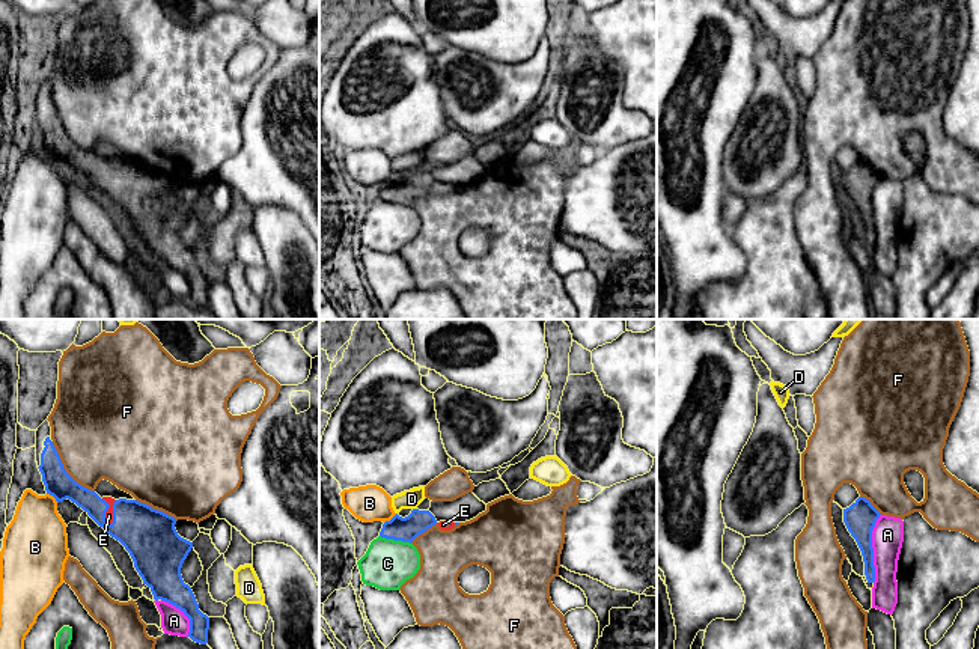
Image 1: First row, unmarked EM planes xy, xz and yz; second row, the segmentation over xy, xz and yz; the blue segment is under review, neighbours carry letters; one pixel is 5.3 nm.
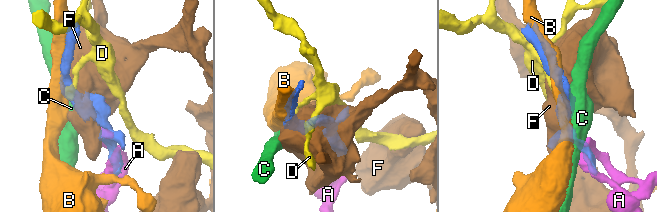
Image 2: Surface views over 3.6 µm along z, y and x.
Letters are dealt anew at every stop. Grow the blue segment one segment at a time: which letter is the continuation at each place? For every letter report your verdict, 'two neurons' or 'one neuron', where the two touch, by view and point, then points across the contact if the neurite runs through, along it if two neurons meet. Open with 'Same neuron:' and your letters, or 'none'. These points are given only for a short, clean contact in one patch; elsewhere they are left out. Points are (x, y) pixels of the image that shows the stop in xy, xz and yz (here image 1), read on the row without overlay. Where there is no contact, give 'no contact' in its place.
Same neuron: E
A: two neurons; meets blue in yz at (872, 211)
B: two neurons; meets blue in xy at (53, 158)
C: two neurons; meets blue in xz at (395, 202)
D: two neurons; meets blue in xz at (414, 172); border along xz (413, 170), (416, 172)
E: one neuron; meets blue in xy at (113, 173); runs through xy (149, 199), (113, 173), (109, 178)
F: two neurons; meets blue in xy at (65, 133)

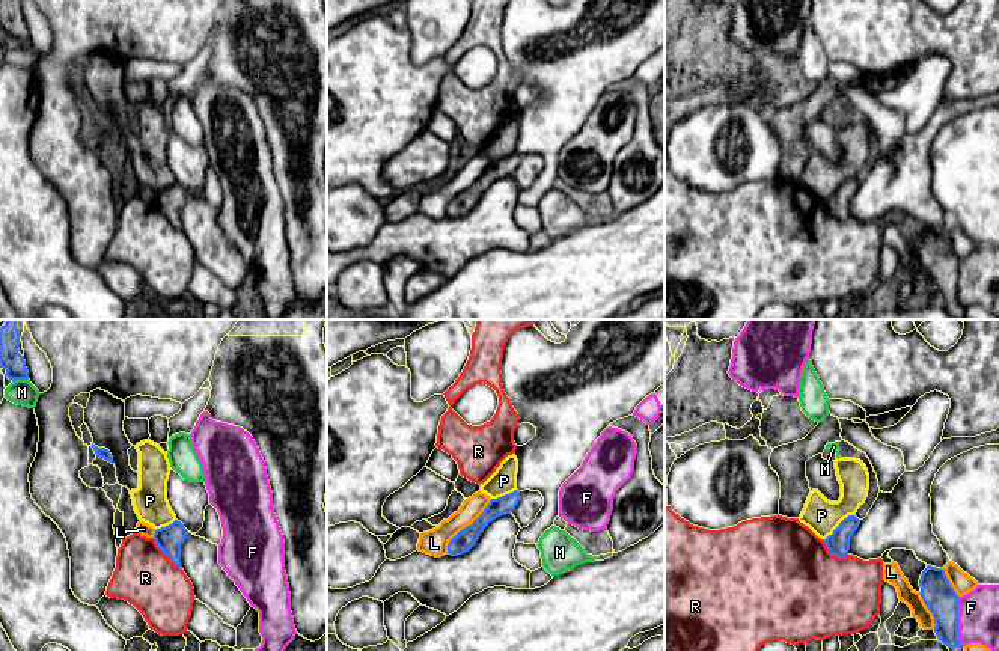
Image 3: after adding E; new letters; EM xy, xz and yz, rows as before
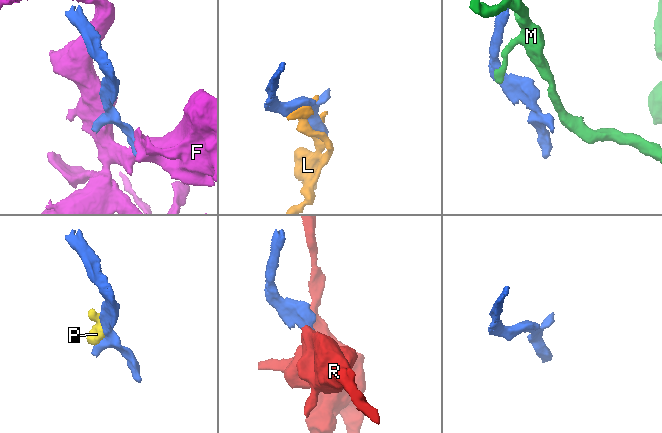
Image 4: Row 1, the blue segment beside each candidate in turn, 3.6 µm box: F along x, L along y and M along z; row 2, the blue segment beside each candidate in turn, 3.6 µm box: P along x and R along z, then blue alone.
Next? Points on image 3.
Same neuron: none
F: two neurons; meets blue in yz at (957, 284); border along yz (957, 259), (957, 300), (963, 308)
L: two neurons; meets blue in xz at (467, 189)
M: two neurons; meets blue in xy at (20, 41); border along xy (27, 41), (15, 41), (12, 44)
P: two neurons; meets blue in yz at (840, 187); border along yz (855, 177), (844, 181), (824, 202)
R: two neurons; meets blue in xy at (164, 216)

